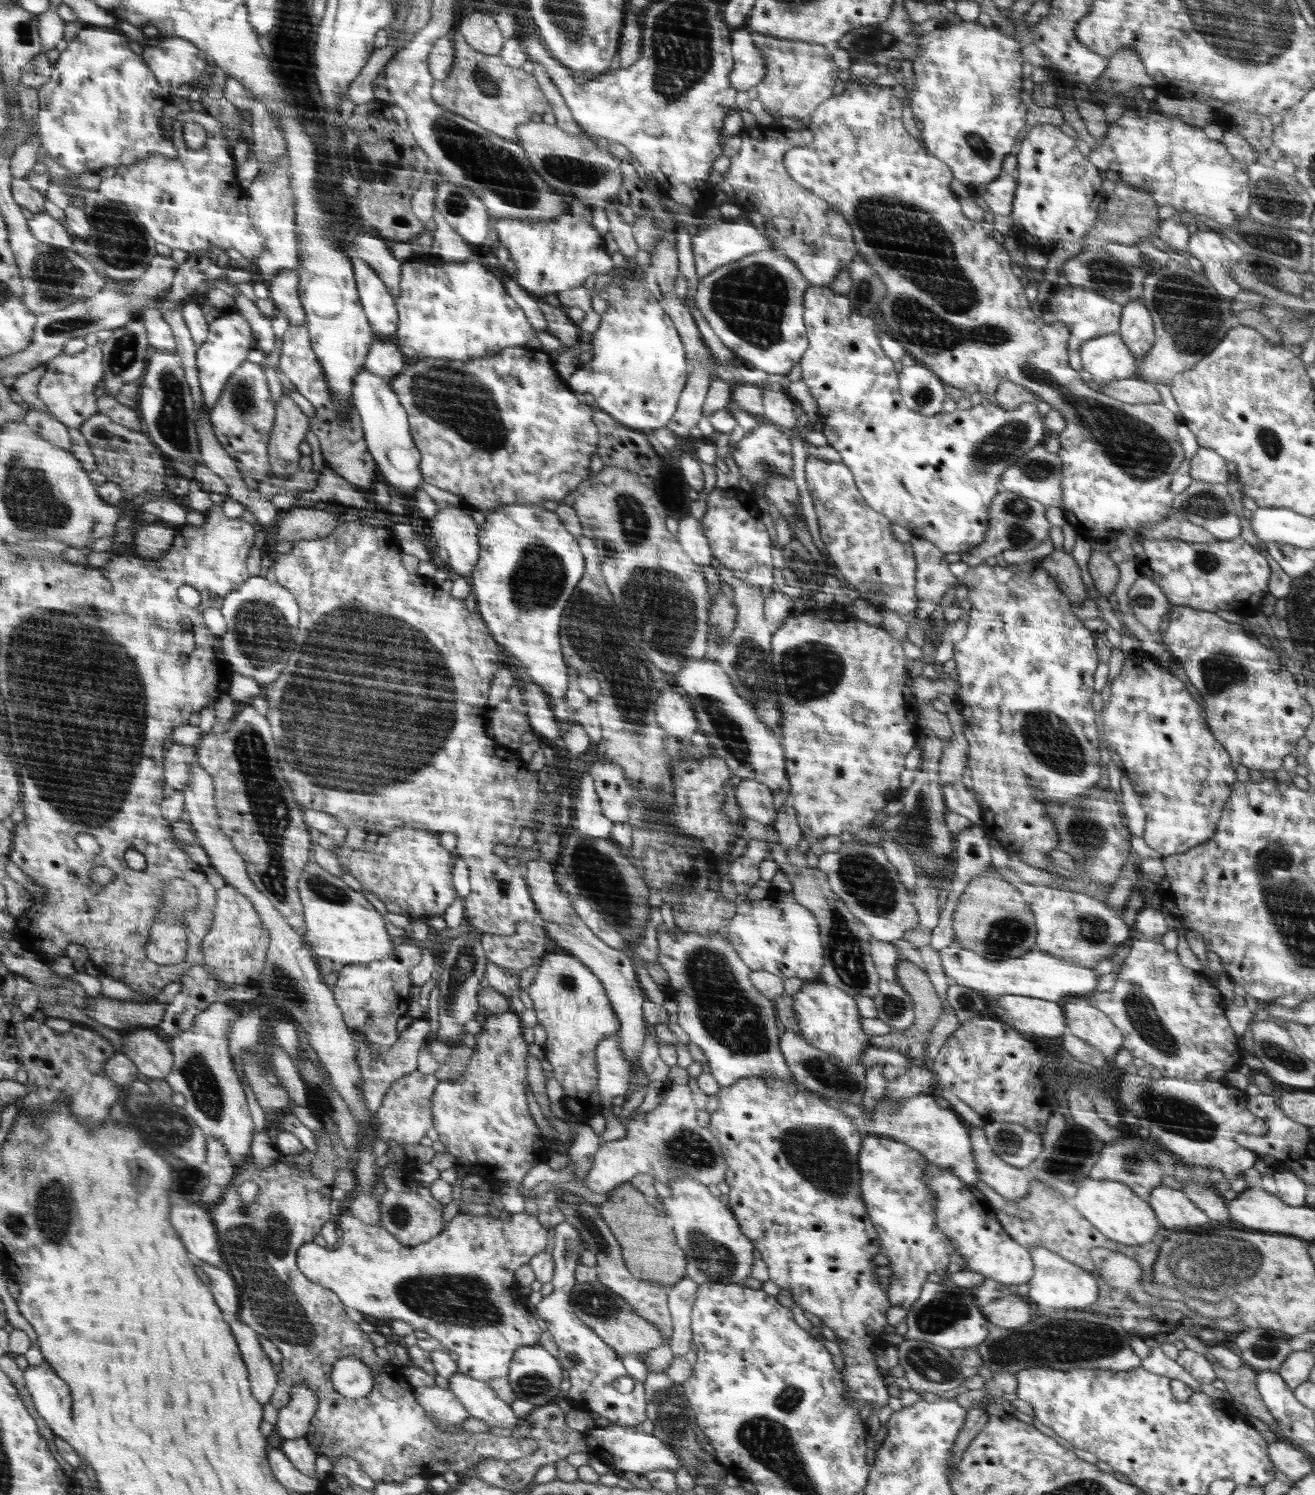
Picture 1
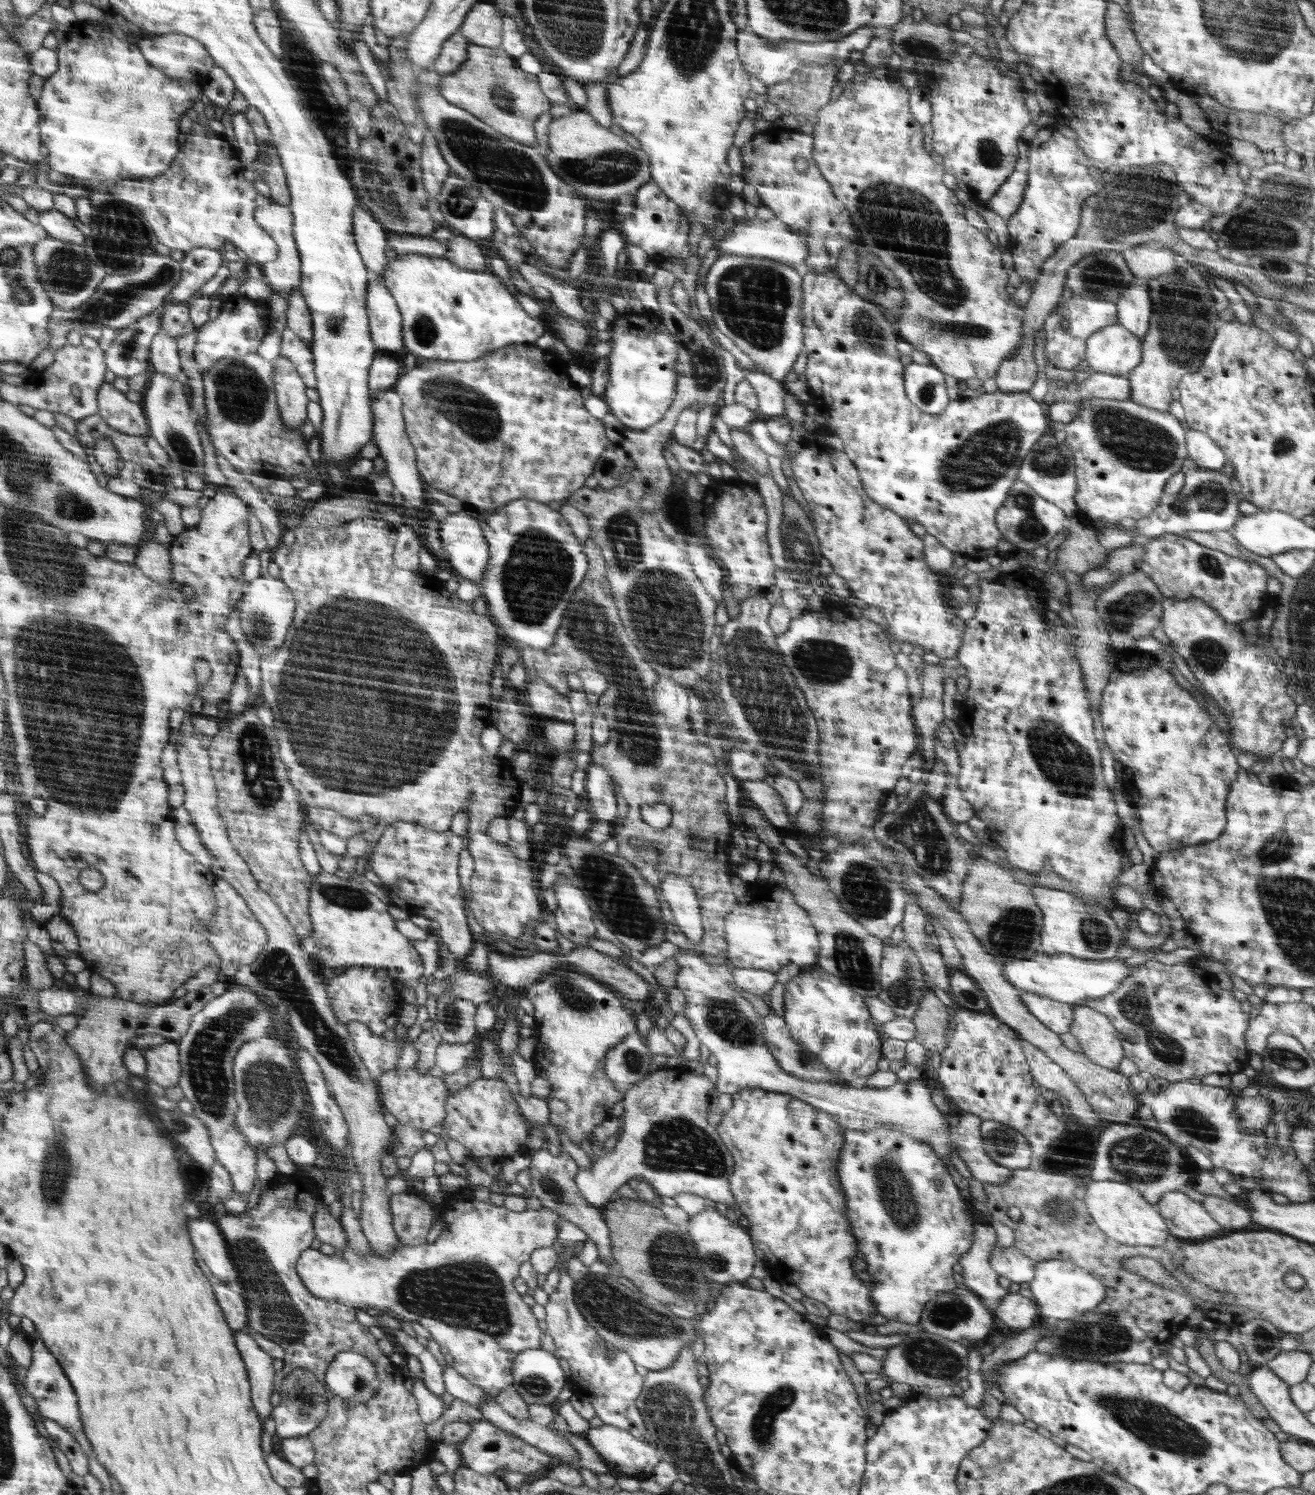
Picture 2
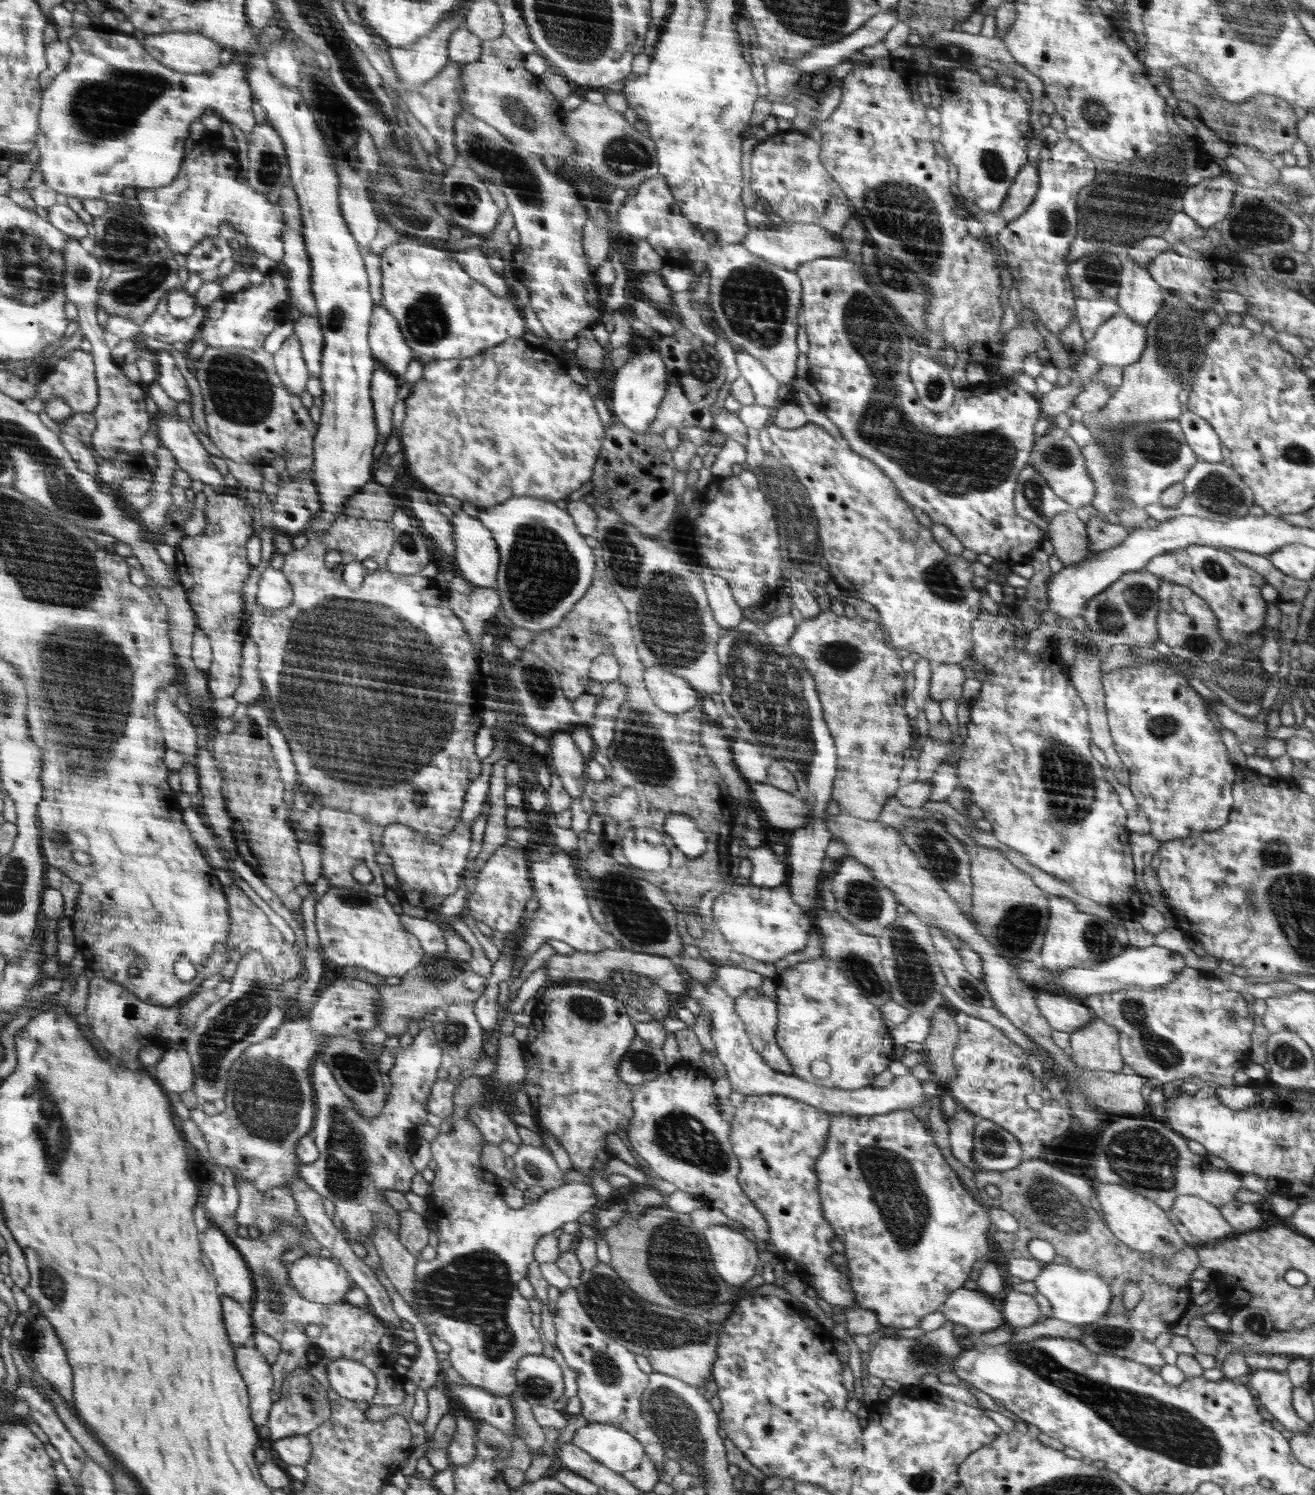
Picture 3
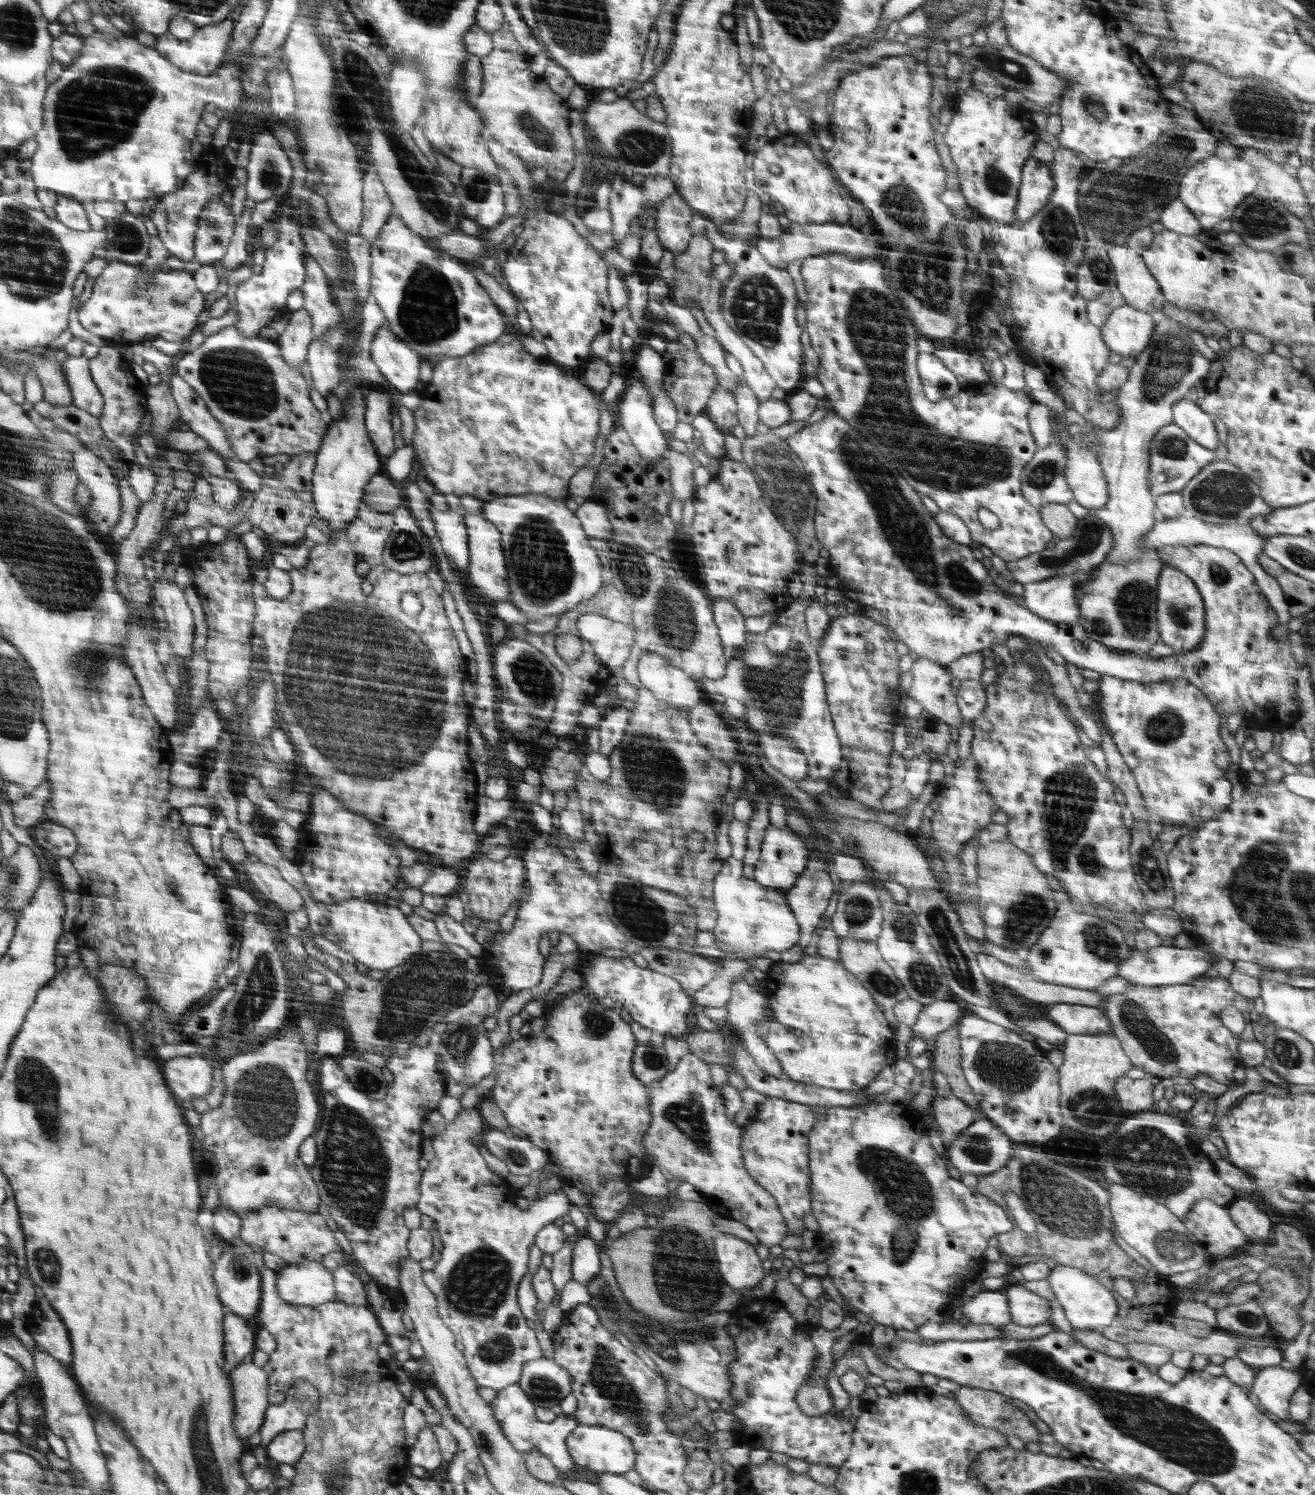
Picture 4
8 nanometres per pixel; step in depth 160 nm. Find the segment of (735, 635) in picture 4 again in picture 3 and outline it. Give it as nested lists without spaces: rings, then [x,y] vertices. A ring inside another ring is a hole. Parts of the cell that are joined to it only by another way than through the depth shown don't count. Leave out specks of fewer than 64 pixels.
[[[704,563],[699,567],[700,576],[707,587],[711,609],[715,612],[716,622],[728,632],[744,618],[743,608],[736,604],[727,580],[716,576],[712,568]]]

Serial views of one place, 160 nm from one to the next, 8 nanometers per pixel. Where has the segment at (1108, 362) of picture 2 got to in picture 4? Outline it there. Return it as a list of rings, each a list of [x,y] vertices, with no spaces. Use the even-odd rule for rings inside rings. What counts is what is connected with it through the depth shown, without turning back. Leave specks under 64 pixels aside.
[[[1126,304],[1113,310],[1101,326],[1101,335],[1109,352],[1137,357],[1151,341],[1156,318]]]

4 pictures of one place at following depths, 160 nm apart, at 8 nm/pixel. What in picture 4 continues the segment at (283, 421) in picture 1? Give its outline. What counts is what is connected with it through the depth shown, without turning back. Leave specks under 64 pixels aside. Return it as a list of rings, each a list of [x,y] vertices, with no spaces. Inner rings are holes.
[[[302,308],[292,311],[284,333],[276,341],[290,367],[302,367],[307,362],[307,348],[314,338],[312,319]]]

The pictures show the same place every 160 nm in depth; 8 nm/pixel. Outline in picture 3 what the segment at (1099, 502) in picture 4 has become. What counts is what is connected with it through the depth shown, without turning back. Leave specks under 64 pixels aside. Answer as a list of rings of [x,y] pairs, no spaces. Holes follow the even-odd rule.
[[[1053,426],[1053,429],[1035,442],[1031,452],[1030,465],[1035,468],[1045,482],[1062,501],[1070,505],[1071,510],[1077,510],[1092,504],[1096,489],[1086,472],[1086,463],[1080,453],[1080,448],[1068,435],[1067,430]]]

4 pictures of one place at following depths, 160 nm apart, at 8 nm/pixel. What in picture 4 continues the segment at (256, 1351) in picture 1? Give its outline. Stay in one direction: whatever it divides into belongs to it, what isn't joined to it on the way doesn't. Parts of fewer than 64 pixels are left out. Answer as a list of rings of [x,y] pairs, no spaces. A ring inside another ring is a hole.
[[[244,1362],[232,1370],[230,1378],[236,1412],[233,1418],[235,1431],[240,1439],[245,1439],[259,1432],[265,1421],[270,1399],[269,1378],[262,1368],[250,1362]]]

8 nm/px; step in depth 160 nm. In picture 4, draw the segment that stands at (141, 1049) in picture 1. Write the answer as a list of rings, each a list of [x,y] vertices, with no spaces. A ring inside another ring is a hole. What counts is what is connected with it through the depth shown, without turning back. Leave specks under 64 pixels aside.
[[[194,1055],[171,1058],[163,1064],[168,1086],[172,1086],[172,1094],[176,1094],[176,1098],[204,1097],[212,1090],[214,1070],[208,1059]]]

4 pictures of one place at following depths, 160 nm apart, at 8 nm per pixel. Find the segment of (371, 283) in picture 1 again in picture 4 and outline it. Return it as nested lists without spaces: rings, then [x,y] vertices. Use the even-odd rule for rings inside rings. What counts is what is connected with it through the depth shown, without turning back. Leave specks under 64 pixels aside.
[[[387,322],[376,330],[370,343],[370,354],[386,381],[402,395],[424,390],[420,366],[424,366],[426,359],[393,333]]]

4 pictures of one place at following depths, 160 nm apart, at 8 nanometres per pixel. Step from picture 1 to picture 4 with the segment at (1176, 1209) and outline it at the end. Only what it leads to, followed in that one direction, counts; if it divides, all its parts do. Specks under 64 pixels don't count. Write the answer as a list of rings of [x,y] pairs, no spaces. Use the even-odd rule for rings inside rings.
[[[1200,1199],[1196,1201],[1190,1207],[1190,1210],[1180,1219],[1186,1227],[1186,1230],[1196,1238],[1200,1244],[1206,1246],[1205,1252],[1213,1256],[1214,1259],[1236,1257],[1240,1254],[1241,1248],[1250,1242],[1250,1238],[1234,1224],[1227,1206],[1216,1204],[1210,1199]]]

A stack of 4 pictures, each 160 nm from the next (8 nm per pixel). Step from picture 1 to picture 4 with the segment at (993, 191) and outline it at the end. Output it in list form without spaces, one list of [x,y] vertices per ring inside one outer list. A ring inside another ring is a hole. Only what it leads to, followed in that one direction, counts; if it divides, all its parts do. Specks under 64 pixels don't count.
[[[1029,157],[1022,168],[1021,185],[1017,192],[1019,199],[1015,208],[1016,220],[1025,221],[1034,217],[1044,208],[1053,190],[1050,164]]]

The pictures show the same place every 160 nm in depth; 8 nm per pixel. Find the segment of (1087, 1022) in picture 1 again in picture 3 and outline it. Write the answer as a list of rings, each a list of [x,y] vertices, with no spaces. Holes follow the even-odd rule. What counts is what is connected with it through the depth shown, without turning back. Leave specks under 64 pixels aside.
[[[1094,1017],[1088,1024],[1081,1026],[1070,1037],[1070,1046],[1068,1048],[1072,1062],[1084,1070],[1097,1070],[1106,1072],[1121,1071],[1125,1062],[1119,1051],[1118,1031],[1107,1022]]]

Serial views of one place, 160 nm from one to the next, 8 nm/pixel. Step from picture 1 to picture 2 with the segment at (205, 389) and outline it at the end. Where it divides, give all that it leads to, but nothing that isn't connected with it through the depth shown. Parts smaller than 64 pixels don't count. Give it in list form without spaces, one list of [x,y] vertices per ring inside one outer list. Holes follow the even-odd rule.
[[[237,295],[233,298],[233,303],[233,311],[230,308],[228,310],[221,309],[217,319],[208,321],[197,333],[193,353],[195,354],[195,362],[202,372],[212,369],[221,358],[234,358],[235,356],[256,353],[268,333],[268,326],[271,324],[263,324],[260,318],[262,309],[266,309],[270,313],[266,301],[250,300]]]

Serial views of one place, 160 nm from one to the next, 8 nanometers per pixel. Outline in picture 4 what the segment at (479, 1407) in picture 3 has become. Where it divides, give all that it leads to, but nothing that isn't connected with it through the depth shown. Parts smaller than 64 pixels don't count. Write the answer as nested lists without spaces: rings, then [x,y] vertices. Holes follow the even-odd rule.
[[[519,1383],[507,1386],[497,1392],[496,1398],[492,1400],[492,1411],[502,1426],[503,1433],[512,1443],[517,1451],[526,1454],[530,1449],[538,1449],[554,1467],[560,1472],[572,1472],[574,1466],[573,1458],[569,1453],[567,1444],[568,1436],[579,1425],[576,1417],[571,1415],[560,1414],[552,1422],[540,1422],[535,1415],[535,1407],[528,1399],[528,1396],[522,1391]]]

